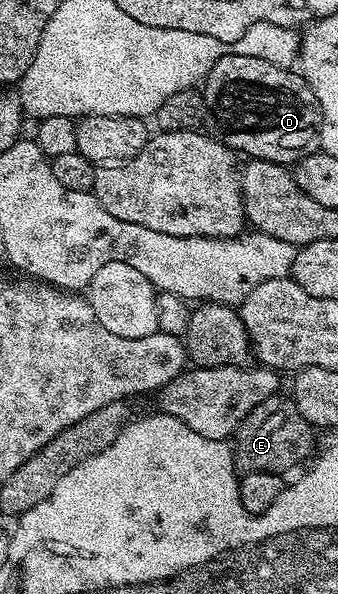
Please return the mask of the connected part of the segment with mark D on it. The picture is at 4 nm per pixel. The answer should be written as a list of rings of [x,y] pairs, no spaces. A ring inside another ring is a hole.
[[[226,54],[206,74],[201,87],[206,102],[206,122],[213,137],[247,159],[293,164],[304,156],[319,153],[322,145],[322,105],[301,73],[293,69],[256,60],[256,56]]]

